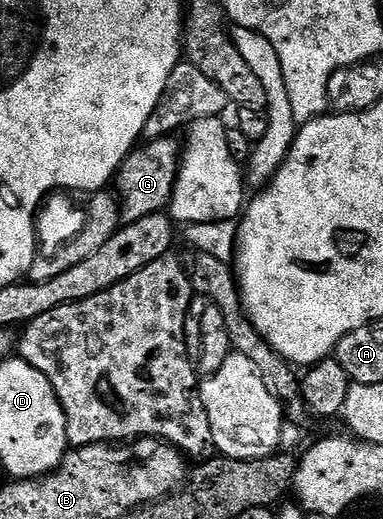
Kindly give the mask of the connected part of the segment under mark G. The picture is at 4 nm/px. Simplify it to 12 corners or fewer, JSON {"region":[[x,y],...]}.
{"region":[[182,143],[138,145],[115,175],[122,223],[162,213]]}

